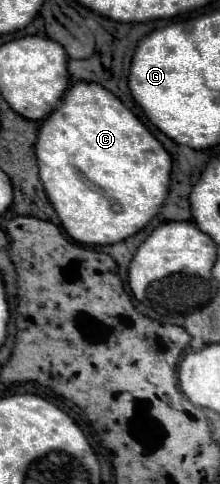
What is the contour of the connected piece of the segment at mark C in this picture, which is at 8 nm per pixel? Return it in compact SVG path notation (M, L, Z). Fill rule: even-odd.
M79 81L75 83L67 95L63 97L59 109L55 109L43 123L41 123L37 135L37 143L35 143L35 155L37 159L37 167L39 167L39 177L41 183L45 187L45 193L51 201L51 205L55 207L61 225L65 227L65 231L79 243L85 245L111 245L111 243L119 243L125 241L127 237L135 235L137 231L141 231L157 213L167 198L169 193L169 183L171 183L171 157L169 153L163 149L163 145L151 135L151 131L135 117L131 110L127 108L111 91L107 91L105 87L101 87L99 83L87 83L87 81Z

